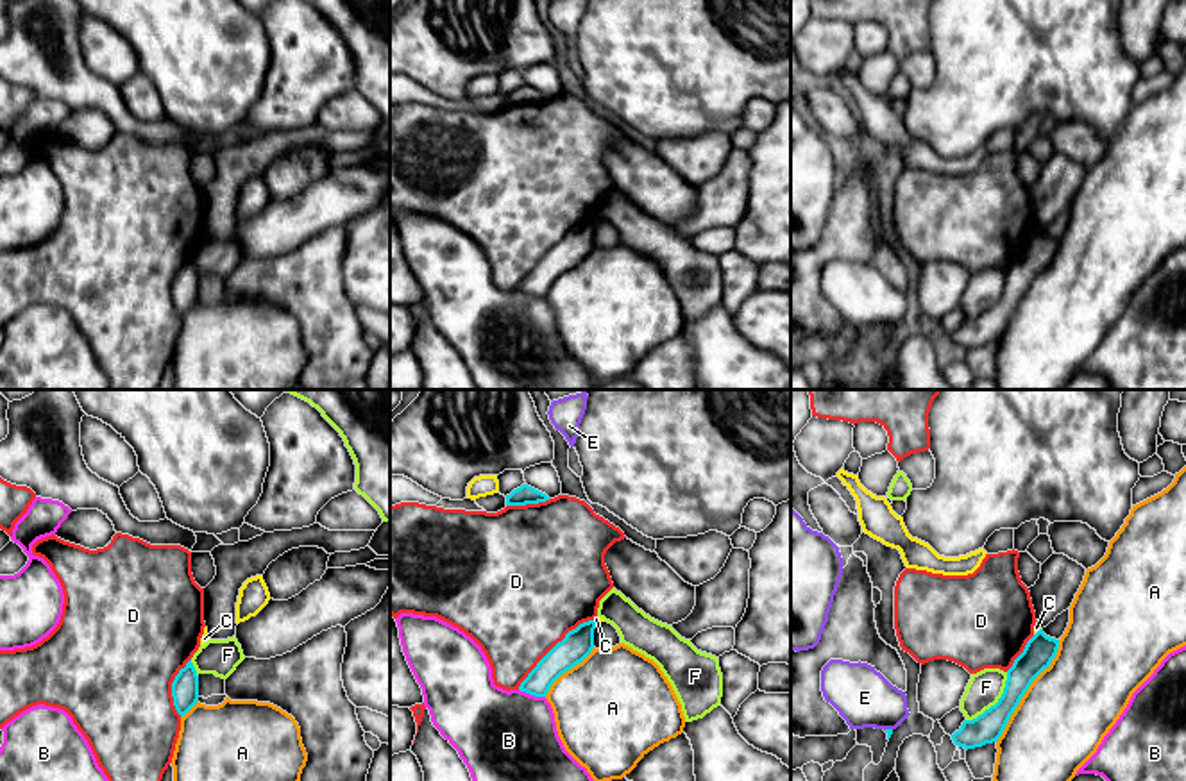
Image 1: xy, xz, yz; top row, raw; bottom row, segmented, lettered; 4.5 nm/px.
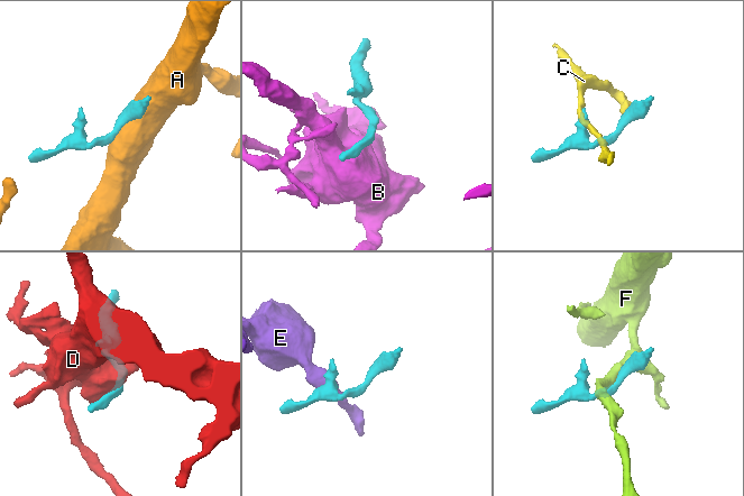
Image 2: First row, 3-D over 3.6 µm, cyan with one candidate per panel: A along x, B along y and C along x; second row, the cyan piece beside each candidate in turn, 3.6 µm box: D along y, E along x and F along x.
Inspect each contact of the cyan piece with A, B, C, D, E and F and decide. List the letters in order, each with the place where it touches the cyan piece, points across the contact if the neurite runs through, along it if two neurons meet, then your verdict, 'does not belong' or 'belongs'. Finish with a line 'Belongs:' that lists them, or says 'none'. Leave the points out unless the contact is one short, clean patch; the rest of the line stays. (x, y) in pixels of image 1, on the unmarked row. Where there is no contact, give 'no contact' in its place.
A: yz (1025, 290) | does not belong
B: xz (532, 293) | along xz (519, 288), (544, 297) | does not belong
C: yz (1038, 231) | along yz (1040, 227), (1034, 235) | does not belong
D: xz (551, 249) | does not belong
E: yz (888, 329) | along yz (891, 327), (884, 329) | does not belong
F: yz (997, 302) | does not belong
Belongs: none

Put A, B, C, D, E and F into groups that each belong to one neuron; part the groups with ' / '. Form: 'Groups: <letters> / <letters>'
Groups: A / B / C / D / E / F

